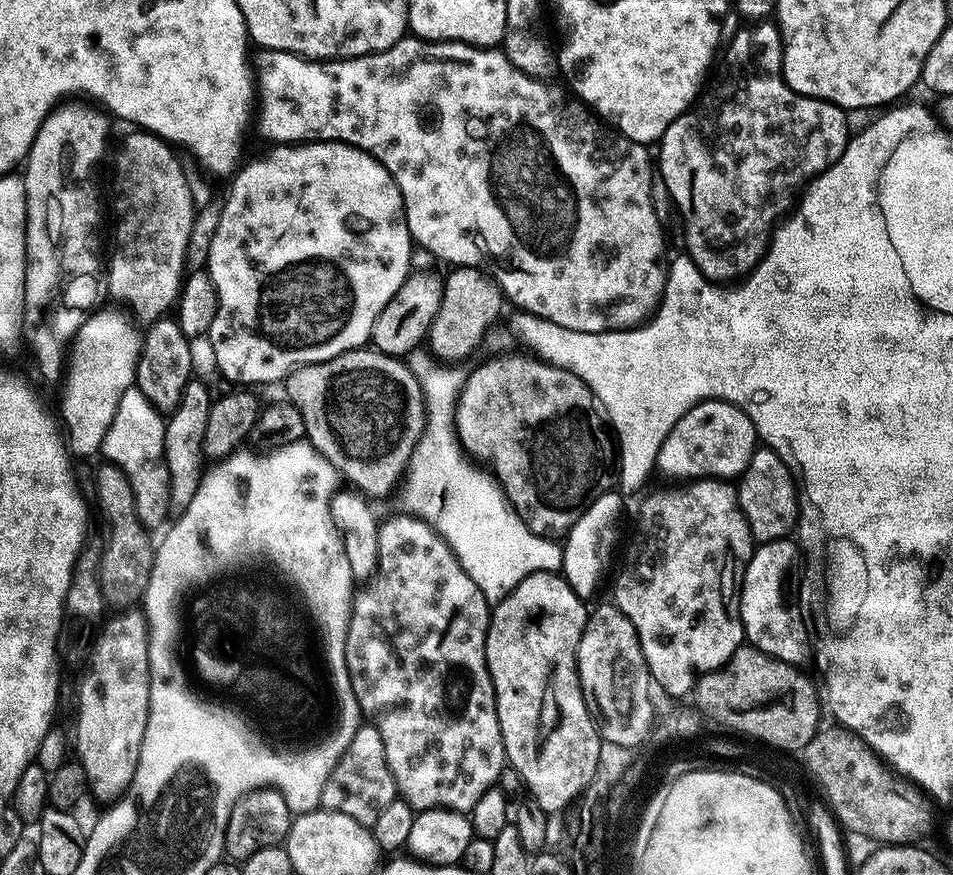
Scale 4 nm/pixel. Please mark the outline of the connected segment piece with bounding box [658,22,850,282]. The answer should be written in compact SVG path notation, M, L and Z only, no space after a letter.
M756 22L751 26L744 27L748 28L734 33L732 41L728 44L728 49L726 49L727 44L723 49L724 73L720 76L720 84L714 85L712 89L709 87L697 99L693 107L689 108L674 122L670 122L670 126L658 141L658 149L660 148L658 176L663 183L665 193L669 197L672 195L676 199L677 206L680 207L680 216L684 219L684 240L688 243L688 248L686 248L687 255L691 256L700 273L713 282L736 282L747 276L755 268L758 261L764 257L765 252L768 250L768 241L772 239L774 229L793 211L802 189L811 184L817 176L822 175L831 164L838 162L838 158L842 158L850 139L848 120L844 117L847 116L845 109L825 100L815 100L809 96L798 94L794 90L790 90L790 86L784 83L784 78L780 71L782 66L780 30L775 23Z

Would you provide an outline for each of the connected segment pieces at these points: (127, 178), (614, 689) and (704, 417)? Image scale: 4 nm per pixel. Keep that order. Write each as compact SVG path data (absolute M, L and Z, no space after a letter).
M132 130L132 133L121 142L120 153L116 156L116 253L112 256L112 269L109 270L108 276L106 272L106 288L108 284L110 295L118 300L125 300L126 303L132 304L133 310L140 319L146 320L145 322L159 320L160 317L163 317L169 311L167 308L171 309L179 299L180 287L186 277L184 259L187 254L187 243L190 241L191 226L198 211L198 207L192 199L189 175L186 176L184 174L179 158L172 151L174 151L173 147L167 140L162 140L159 136L154 136L147 130Z
M615 603L600 604L589 611L576 651L576 672L580 676L586 706L600 731L601 741L632 750L635 744L649 739L654 719L653 689L650 687L648 667L634 622L630 622L630 618L626 618Z
M704 400L695 404L670 430L662 442L656 468L673 476L676 482L695 482L701 478L739 478L756 453L758 437L754 422L738 406L725 400Z

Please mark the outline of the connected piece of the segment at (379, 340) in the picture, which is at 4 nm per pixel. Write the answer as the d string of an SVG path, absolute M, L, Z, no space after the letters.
M431 269L410 272L398 294L394 294L394 298L378 314L371 339L377 351L400 358L412 351L423 338L425 341L437 316L436 306L442 302L444 293L444 278L435 272Z

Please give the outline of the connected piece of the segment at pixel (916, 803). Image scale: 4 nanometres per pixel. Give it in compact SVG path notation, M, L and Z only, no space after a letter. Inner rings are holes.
M828 732L825 736L816 737L808 750L808 761L816 775L821 776L822 786L820 788L824 799L827 800L828 808L845 829L859 829L875 836L880 846L915 845L922 841L920 839L931 830L933 801L911 780L897 774L883 760L872 756L868 749L860 744L860 741L848 736L847 733Z

